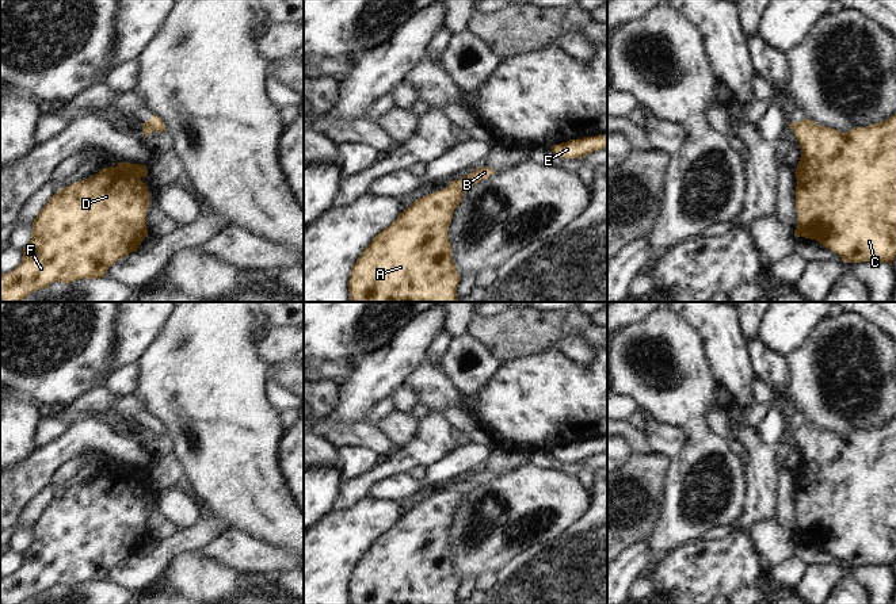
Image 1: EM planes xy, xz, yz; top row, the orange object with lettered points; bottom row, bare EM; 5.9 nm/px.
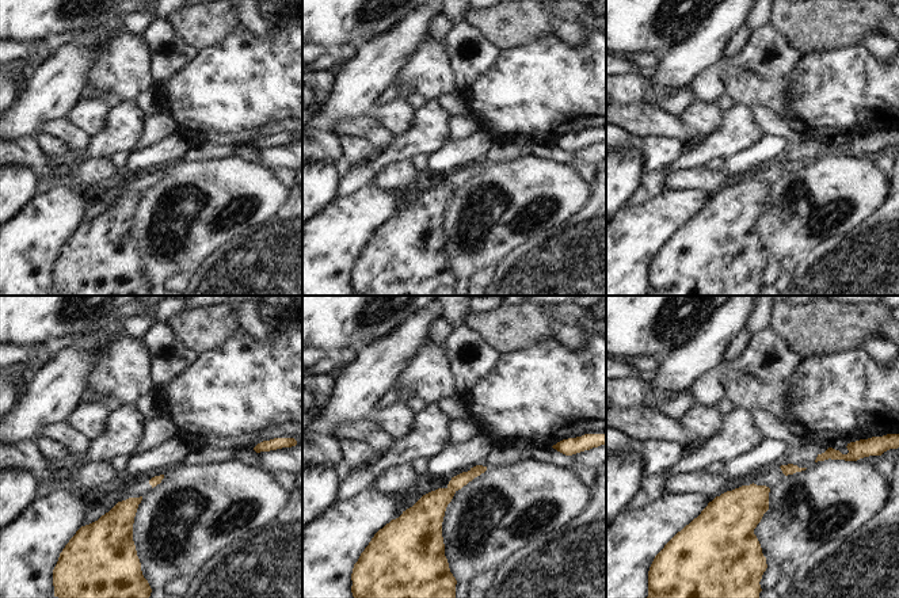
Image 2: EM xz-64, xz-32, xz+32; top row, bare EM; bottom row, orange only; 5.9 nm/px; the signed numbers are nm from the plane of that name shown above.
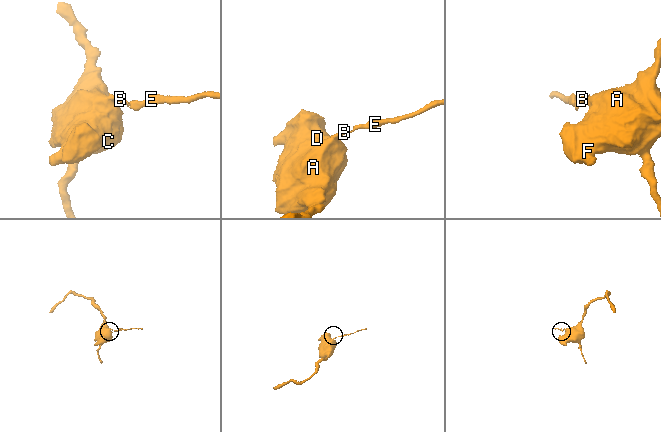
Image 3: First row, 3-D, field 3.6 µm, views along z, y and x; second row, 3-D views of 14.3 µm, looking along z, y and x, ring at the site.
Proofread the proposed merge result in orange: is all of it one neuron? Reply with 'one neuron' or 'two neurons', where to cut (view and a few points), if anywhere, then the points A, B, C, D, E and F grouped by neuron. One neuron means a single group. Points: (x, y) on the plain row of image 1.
two neurons | xz (450, 488), (462, 496) | A C D F / B E

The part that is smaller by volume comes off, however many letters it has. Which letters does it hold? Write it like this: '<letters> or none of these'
B, E

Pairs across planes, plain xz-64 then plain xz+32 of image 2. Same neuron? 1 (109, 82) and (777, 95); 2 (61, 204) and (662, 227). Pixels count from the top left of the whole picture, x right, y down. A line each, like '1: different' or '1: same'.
1: same
2: same

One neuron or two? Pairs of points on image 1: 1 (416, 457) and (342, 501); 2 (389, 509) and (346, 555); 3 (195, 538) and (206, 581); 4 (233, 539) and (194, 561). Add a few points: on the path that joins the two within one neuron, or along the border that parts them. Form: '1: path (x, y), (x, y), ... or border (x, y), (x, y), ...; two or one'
1: path (397, 462), (361, 484); one
2: path (377, 520), (354, 543); one
3: border (199, 549), (180, 551), (168, 562); two
4: border (199, 550), (233, 569); two

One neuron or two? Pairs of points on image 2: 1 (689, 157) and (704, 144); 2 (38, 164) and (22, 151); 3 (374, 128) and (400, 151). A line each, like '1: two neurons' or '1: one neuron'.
1: one neuron
2: one neuron
3: two neurons

